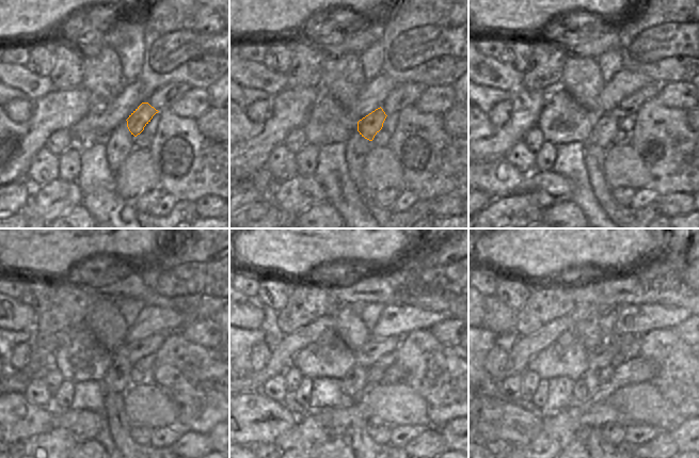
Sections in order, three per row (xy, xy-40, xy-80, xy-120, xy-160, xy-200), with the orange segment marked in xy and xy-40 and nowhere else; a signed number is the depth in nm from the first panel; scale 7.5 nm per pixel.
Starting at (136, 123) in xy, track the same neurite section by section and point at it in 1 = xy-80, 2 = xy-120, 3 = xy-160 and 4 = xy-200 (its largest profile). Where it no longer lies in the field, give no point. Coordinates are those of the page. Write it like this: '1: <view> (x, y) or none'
1: xy-80 (605, 126)
2: xy-120 (117, 379)
3: xy-160 (354, 382)
4: xy-200 (585, 387)

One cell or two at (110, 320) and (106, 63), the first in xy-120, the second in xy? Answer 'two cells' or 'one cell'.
one cell

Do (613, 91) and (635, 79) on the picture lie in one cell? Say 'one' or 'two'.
one

